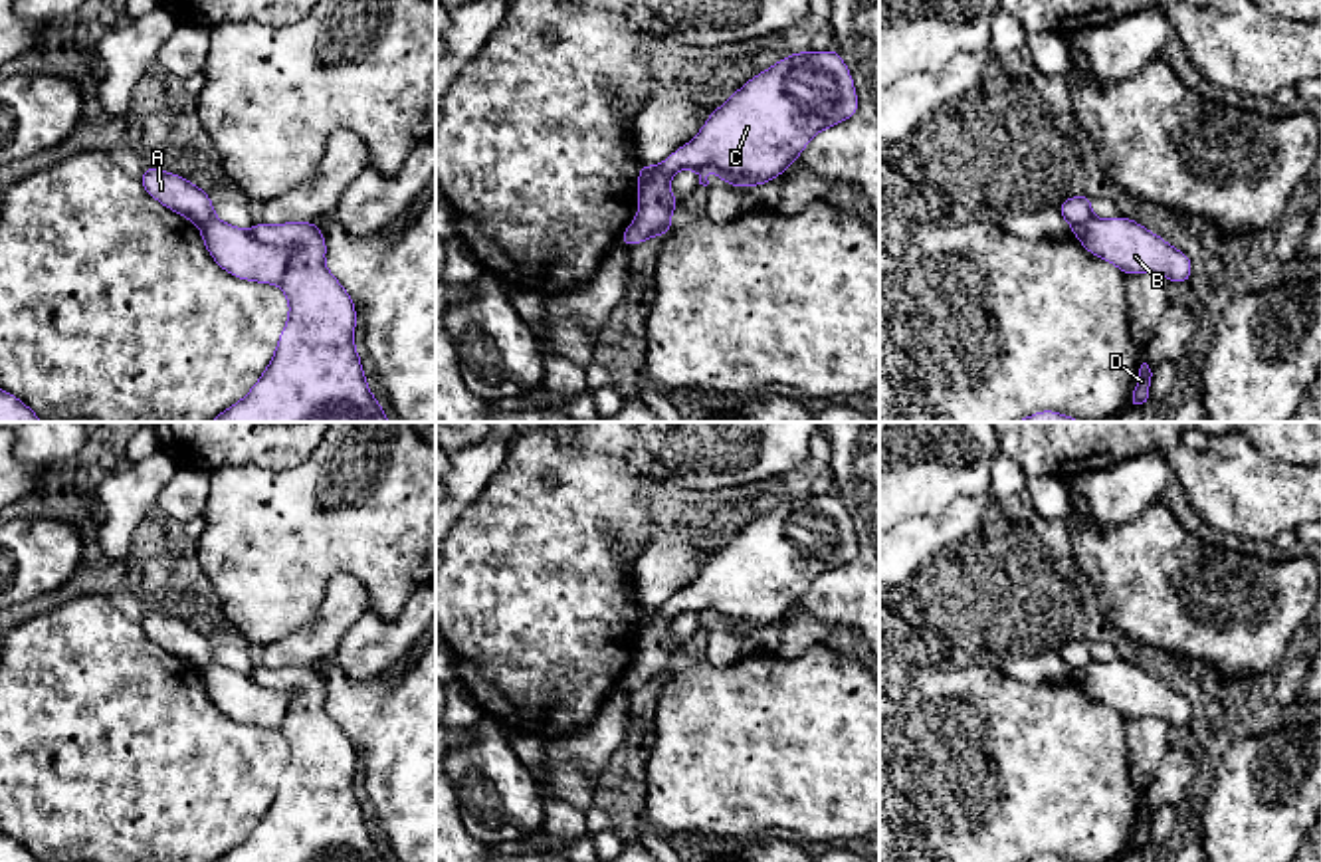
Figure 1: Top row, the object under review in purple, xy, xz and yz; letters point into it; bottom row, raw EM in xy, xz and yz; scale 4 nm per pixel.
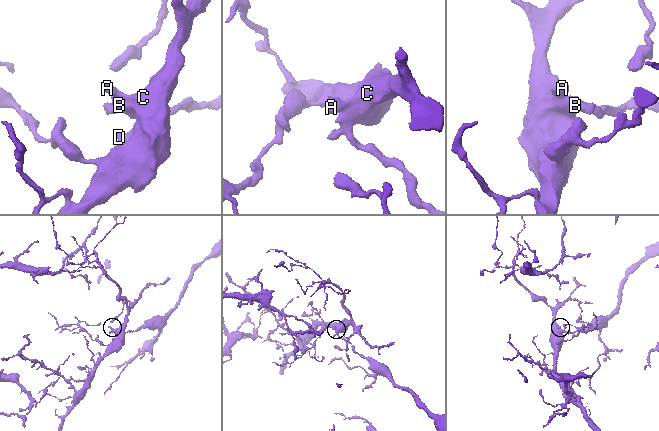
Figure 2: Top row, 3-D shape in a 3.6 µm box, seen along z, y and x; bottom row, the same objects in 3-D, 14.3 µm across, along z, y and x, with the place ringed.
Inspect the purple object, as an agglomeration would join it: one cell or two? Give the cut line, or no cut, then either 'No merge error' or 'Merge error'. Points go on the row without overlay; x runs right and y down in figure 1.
Split along xy (248, 674), (286, 696), (280, 728). Merge error

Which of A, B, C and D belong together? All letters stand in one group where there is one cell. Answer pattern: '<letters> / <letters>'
A C D / B

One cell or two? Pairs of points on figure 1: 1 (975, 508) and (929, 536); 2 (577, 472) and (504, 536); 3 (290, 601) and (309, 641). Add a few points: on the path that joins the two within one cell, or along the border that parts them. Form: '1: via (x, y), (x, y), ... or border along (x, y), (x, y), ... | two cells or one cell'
1: via (963, 516), (941, 532) | one cell
2: via (561, 492), (531, 522), (523, 522) | one cell
3: border along (327, 585), (323, 603), (305, 625), (262, 646) | two cells

